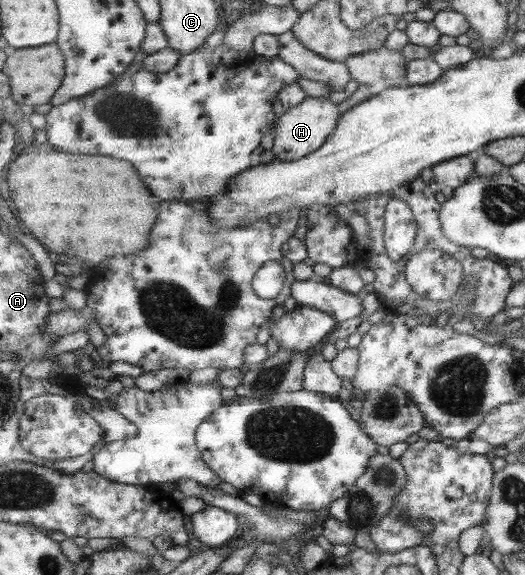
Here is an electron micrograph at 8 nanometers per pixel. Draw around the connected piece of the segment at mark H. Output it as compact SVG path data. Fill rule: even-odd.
M307 97L299 106L286 110L277 120L274 146L271 149L274 158L293 162L319 150L338 129L342 115L338 104L333 104L325 97Z

